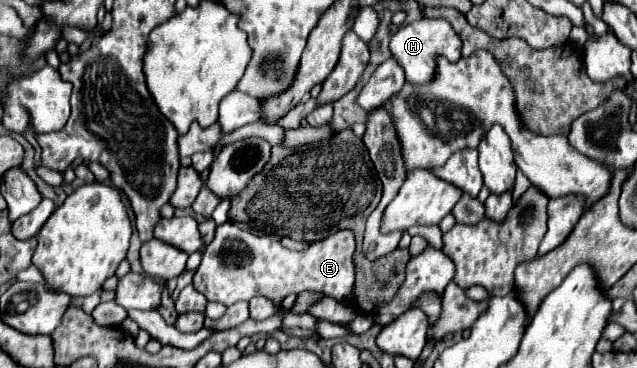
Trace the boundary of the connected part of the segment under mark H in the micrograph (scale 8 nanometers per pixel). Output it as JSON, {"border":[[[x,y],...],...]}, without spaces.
{"border":[[[437,18],[437,20],[417,20],[411,24],[401,26],[389,42],[389,50],[391,56],[401,64],[407,82],[411,84],[425,84],[425,80],[429,80],[429,76],[433,76],[433,60],[439,56],[445,56],[447,60],[459,60],[461,58],[461,38],[453,32],[451,24]]]}

